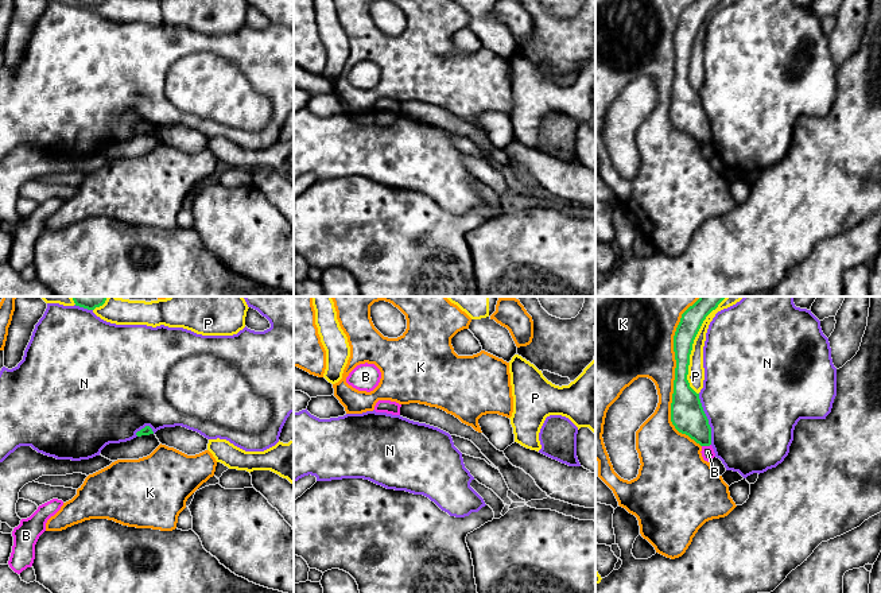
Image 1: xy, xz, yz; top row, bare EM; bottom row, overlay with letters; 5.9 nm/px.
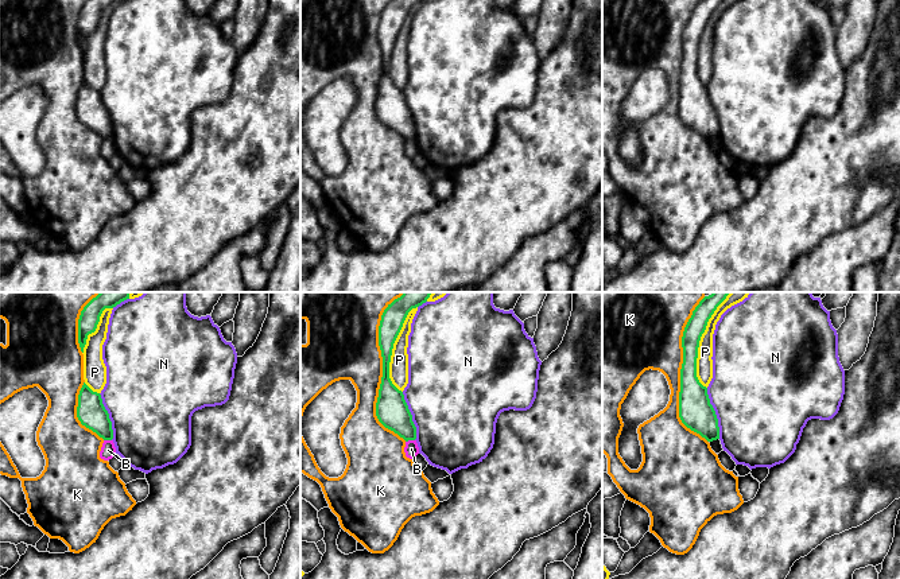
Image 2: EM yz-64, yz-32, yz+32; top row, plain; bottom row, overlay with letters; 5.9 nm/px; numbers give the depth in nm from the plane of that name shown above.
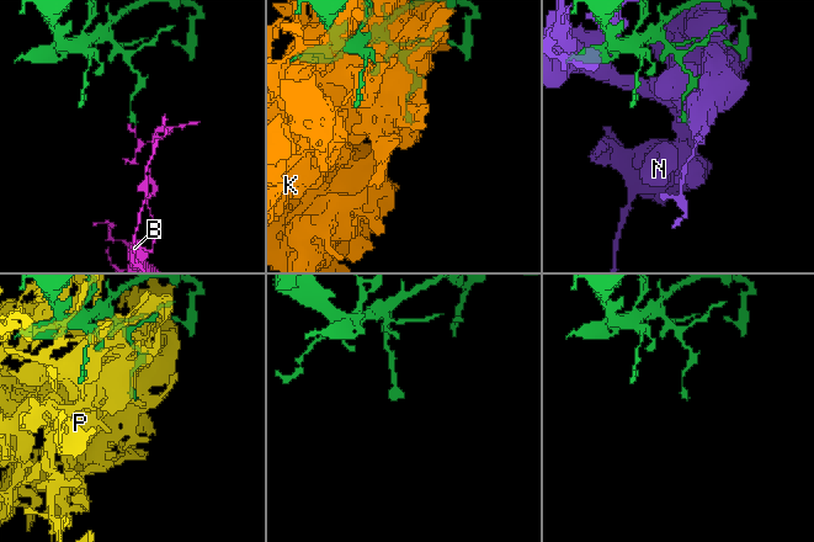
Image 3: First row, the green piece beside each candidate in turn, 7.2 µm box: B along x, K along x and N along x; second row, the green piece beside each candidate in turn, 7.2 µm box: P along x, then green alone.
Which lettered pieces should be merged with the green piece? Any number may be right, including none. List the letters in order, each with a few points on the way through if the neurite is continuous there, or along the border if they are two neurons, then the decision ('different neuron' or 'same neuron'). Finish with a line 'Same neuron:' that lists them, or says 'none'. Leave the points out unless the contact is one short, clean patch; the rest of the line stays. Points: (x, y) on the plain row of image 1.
B: border yz (710, 142), (702, 144); different neuron
K: different neuron
N: different neuron
P: different neuron
Same neuron: none

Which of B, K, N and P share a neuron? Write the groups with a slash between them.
B / K / N / P

